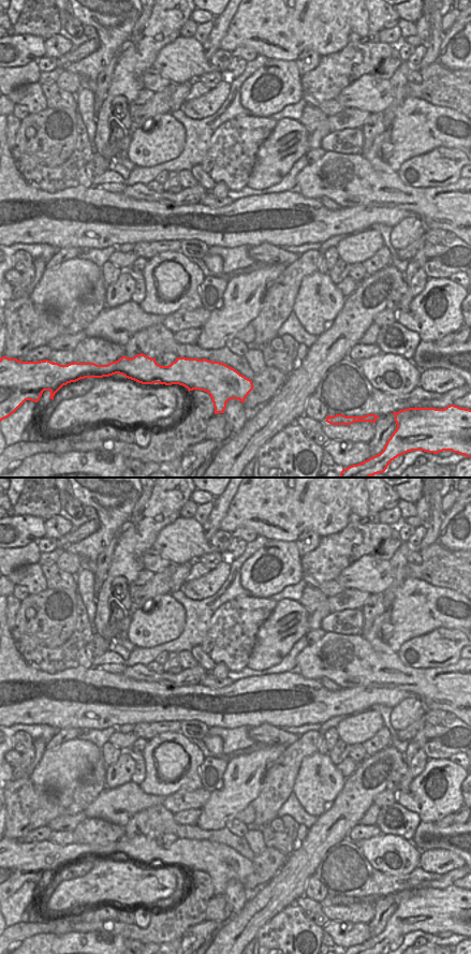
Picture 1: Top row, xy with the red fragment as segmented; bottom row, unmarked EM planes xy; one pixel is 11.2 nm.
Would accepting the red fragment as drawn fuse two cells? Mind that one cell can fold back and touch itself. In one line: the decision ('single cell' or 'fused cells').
single cell

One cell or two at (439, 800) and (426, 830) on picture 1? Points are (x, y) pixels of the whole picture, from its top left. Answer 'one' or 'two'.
two

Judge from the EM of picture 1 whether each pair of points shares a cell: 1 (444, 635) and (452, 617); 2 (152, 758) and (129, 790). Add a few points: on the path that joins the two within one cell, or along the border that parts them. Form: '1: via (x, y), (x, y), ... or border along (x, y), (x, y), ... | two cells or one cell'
1: border along (459, 629), (435, 628), (423, 634) | two cells
2: border along (138, 786), (146, 793), (162, 795) | two cells

